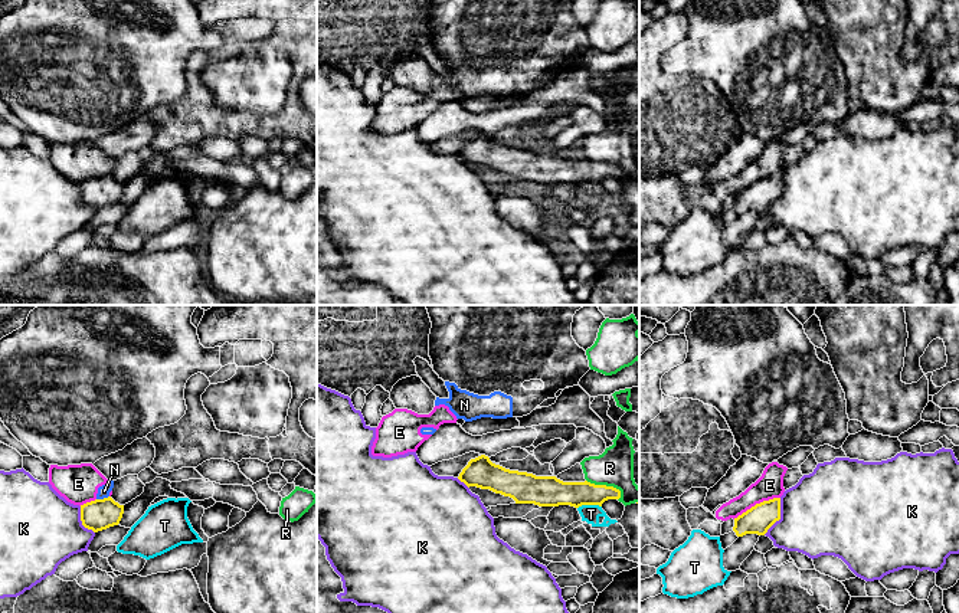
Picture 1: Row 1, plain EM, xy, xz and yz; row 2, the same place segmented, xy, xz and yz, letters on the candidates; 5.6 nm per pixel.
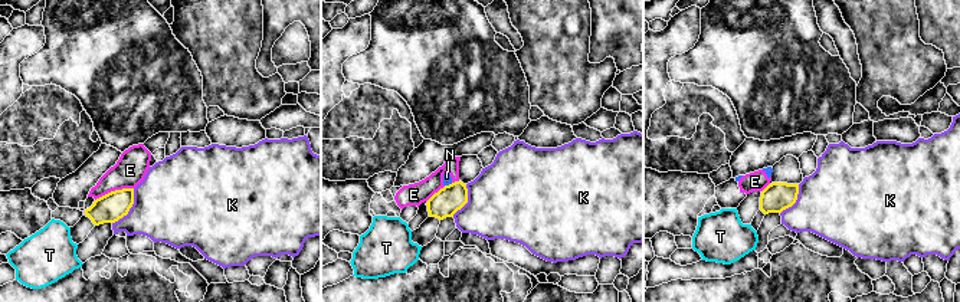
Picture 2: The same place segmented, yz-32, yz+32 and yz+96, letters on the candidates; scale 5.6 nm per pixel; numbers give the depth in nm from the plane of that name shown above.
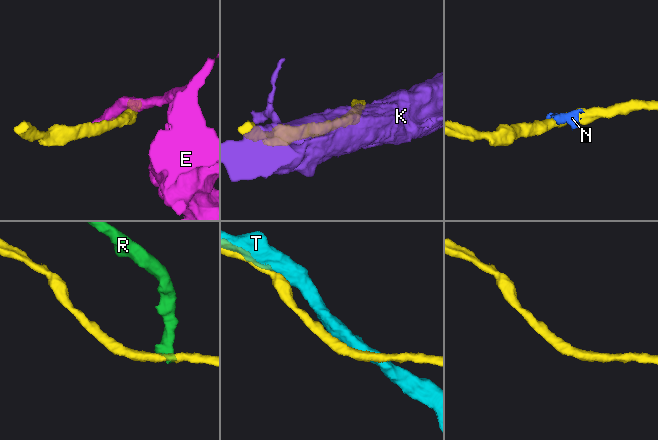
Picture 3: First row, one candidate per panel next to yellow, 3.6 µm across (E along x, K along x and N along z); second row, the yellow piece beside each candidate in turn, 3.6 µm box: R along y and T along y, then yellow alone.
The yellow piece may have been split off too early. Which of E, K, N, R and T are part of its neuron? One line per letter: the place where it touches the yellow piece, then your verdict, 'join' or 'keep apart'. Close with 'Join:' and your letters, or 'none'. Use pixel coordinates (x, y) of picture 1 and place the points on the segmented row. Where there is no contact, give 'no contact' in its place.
E: yz (756, 504) | keep apart
K: yz (779, 517) | keep apart
N: xy (104, 498) | keep apart
R: xz (605, 485) | keep apart
T: xz (589, 504) | keep apart
Join: none

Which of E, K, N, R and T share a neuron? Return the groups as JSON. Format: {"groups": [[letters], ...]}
{"groups": [["E", "N"], ["K"], ["R"], ["T"]]}

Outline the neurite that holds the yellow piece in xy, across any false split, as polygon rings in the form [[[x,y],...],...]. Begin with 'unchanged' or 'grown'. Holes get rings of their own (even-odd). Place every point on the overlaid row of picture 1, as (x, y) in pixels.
unchanged; [[[111,496],[81,505],[82,525],[94,532],[118,525],[122,514],[124,505],[120,505]]]

